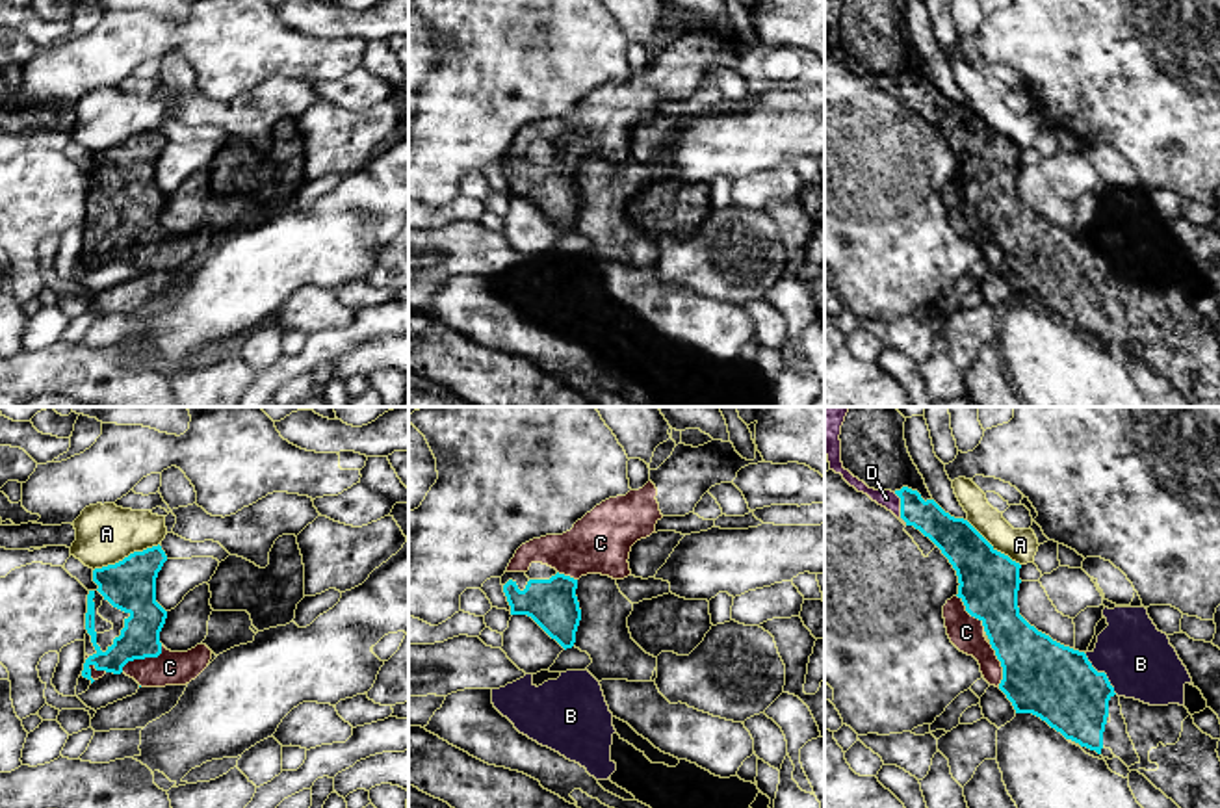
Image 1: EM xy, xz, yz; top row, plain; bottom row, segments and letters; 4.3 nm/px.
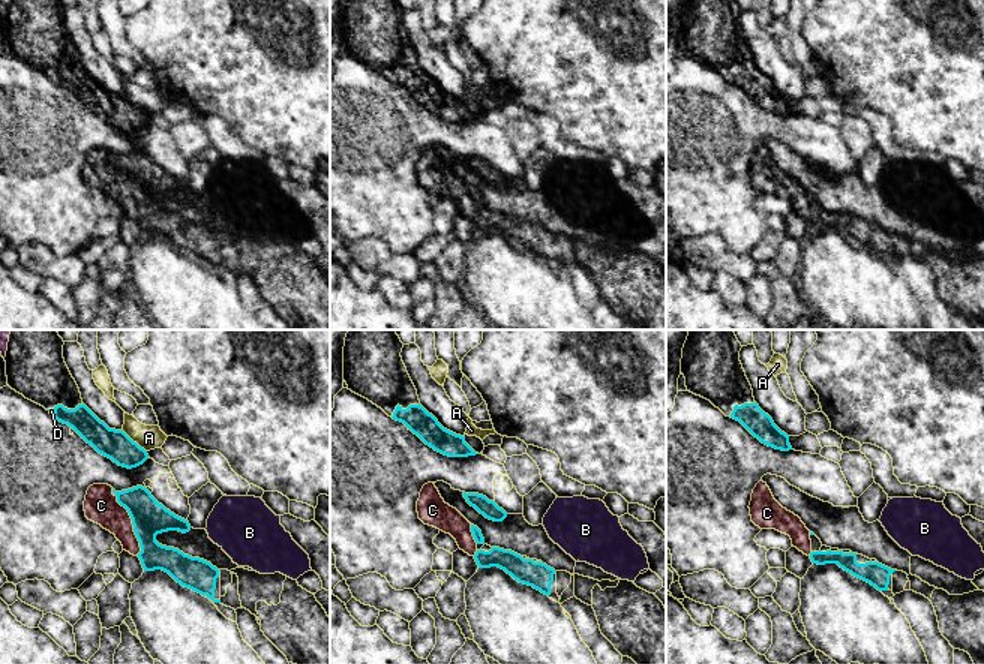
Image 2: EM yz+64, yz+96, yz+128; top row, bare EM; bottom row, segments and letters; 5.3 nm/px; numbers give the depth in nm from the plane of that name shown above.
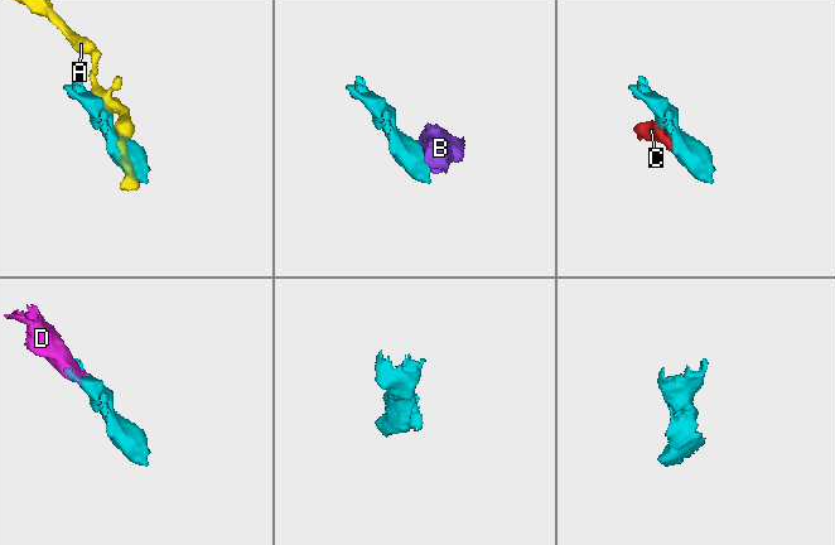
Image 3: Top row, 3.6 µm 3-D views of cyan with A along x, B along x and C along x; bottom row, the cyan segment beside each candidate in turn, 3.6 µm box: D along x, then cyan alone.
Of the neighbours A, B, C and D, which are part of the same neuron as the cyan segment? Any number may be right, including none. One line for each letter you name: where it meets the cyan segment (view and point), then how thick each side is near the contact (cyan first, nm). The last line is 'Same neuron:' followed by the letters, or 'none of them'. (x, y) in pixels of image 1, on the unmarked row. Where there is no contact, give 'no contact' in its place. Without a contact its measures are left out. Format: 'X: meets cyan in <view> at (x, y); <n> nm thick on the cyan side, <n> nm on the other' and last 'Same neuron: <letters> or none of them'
C: meets cyan in xy at (143, 242); 170 nm thick on the cyan side, 140 nm on the other
D: meets cyan in yz at (901, 93); 160 nm thick on the cyan side, 80 nm on the other
Same neuron: C, D

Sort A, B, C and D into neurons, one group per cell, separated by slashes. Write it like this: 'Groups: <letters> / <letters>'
Groups: A / B / C D

